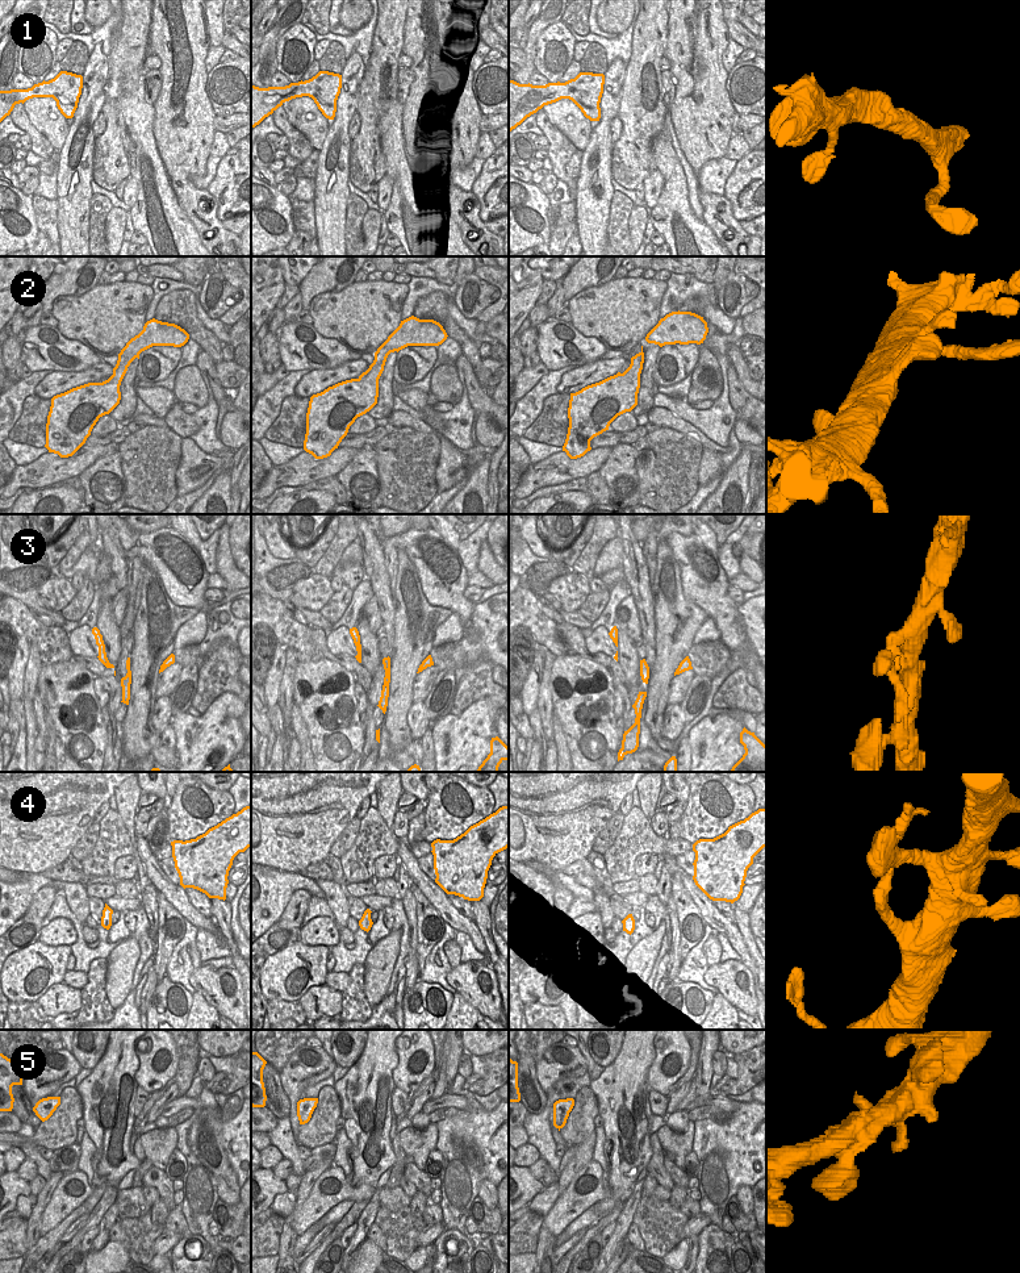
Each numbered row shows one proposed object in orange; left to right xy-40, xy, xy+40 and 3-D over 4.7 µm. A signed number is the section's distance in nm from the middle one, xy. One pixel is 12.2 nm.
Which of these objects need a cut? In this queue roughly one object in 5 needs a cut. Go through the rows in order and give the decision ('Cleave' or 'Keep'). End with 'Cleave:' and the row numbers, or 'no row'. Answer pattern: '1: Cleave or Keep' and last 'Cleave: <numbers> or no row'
1: Keep
2: Keep
3: Keep
4: Cleave
5: Keep
Cleave: 4.

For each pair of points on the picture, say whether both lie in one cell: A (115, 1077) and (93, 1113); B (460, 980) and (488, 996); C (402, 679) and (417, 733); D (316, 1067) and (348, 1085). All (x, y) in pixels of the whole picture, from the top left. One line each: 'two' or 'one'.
A: one
B: one
C: two
D: two

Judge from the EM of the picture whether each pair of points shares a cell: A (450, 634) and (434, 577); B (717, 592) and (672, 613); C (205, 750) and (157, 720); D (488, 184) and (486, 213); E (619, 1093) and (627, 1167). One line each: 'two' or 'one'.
A: two
B: two
C: two
D: one
E: one

